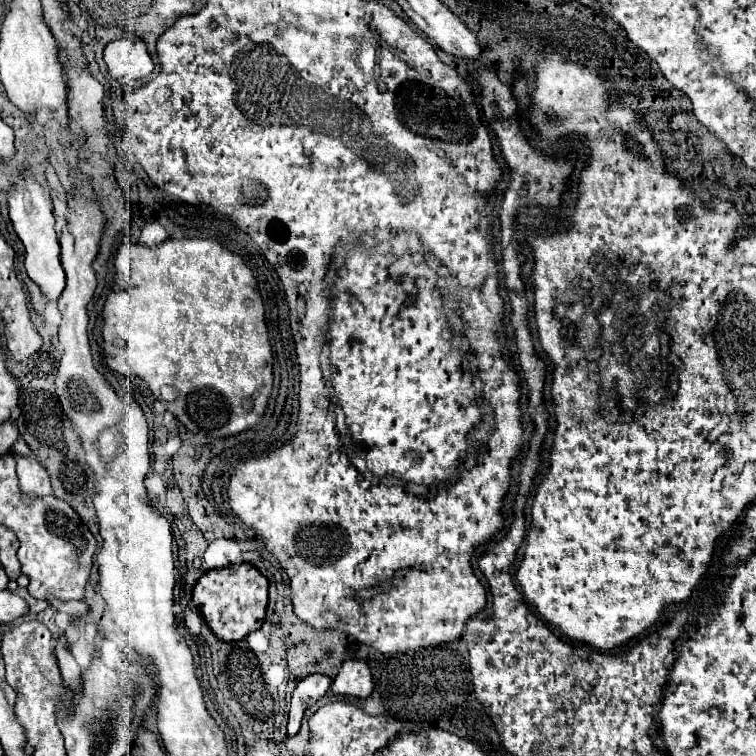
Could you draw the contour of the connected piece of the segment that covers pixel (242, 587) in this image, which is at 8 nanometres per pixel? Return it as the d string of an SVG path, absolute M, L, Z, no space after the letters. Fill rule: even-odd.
M242 562L218 570L206 572L194 586L192 600L202 612L210 630L224 642L234 642L264 624L268 604L268 580L258 572L256 566Z

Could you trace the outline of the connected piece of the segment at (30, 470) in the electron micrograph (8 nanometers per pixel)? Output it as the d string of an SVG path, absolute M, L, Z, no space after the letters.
M16 456L16 474L22 494L36 498L44 498L52 494L52 484L44 466L32 456Z

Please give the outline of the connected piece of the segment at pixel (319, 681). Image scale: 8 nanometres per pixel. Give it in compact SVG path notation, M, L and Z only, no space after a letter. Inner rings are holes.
M310 674L304 680L298 682L294 694L292 694L292 704L290 704L290 716L288 716L288 734L294 736L300 730L300 722L304 718L306 708L310 708L314 702L318 702L326 690L330 688L332 678L326 674Z

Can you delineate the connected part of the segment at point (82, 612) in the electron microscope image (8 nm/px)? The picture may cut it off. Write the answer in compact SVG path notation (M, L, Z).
M70 600L70 602L64 602L64 604L60 606L60 610L58 610L58 612L68 612L70 616L80 616L80 618L84 618L84 616L86 616L86 612L88 612L88 606L86 606L84 602Z

